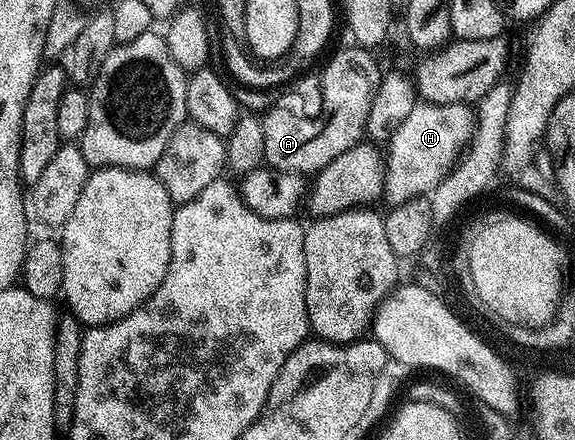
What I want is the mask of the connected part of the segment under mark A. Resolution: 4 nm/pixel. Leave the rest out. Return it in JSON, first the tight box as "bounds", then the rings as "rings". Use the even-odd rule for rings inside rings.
{"bounds":[262,48,382,176],"rings":[[[364,48],[340,50],[328,62],[324,75],[319,75],[320,114],[315,118],[306,118],[294,112],[289,118],[283,118],[278,111],[269,109],[262,118],[262,144],[264,145],[264,162],[271,169],[282,172],[294,172],[305,176],[315,175],[317,170],[326,168],[330,160],[338,160],[342,152],[354,148],[365,137],[370,116],[370,104],[374,104],[374,92],[382,77],[382,70],[376,67],[369,51]]]}

